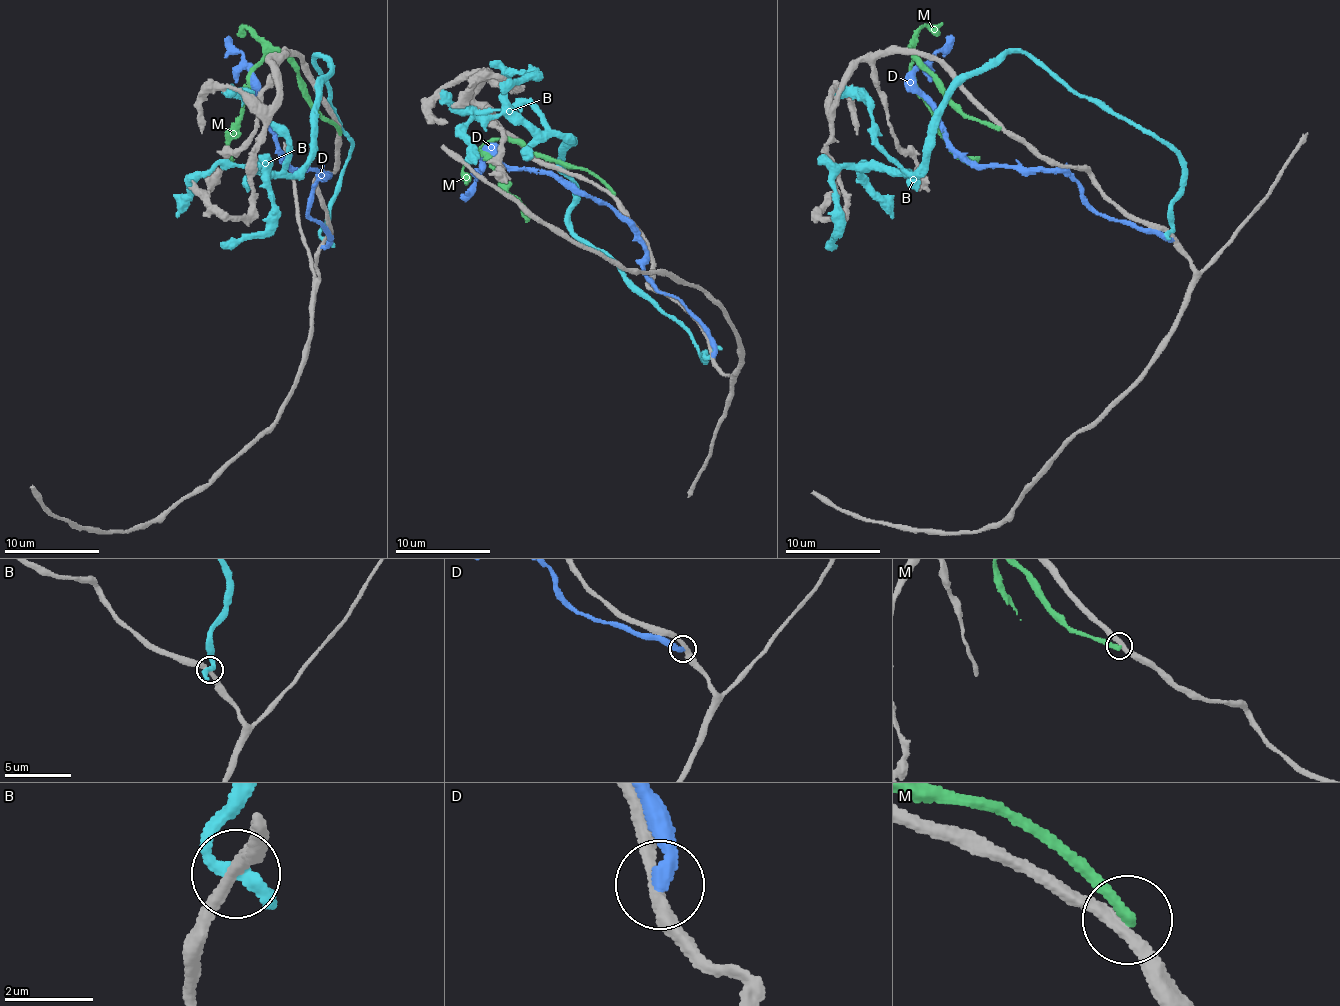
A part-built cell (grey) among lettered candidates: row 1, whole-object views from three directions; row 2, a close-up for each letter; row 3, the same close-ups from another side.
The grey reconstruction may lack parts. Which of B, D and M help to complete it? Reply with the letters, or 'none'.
none

